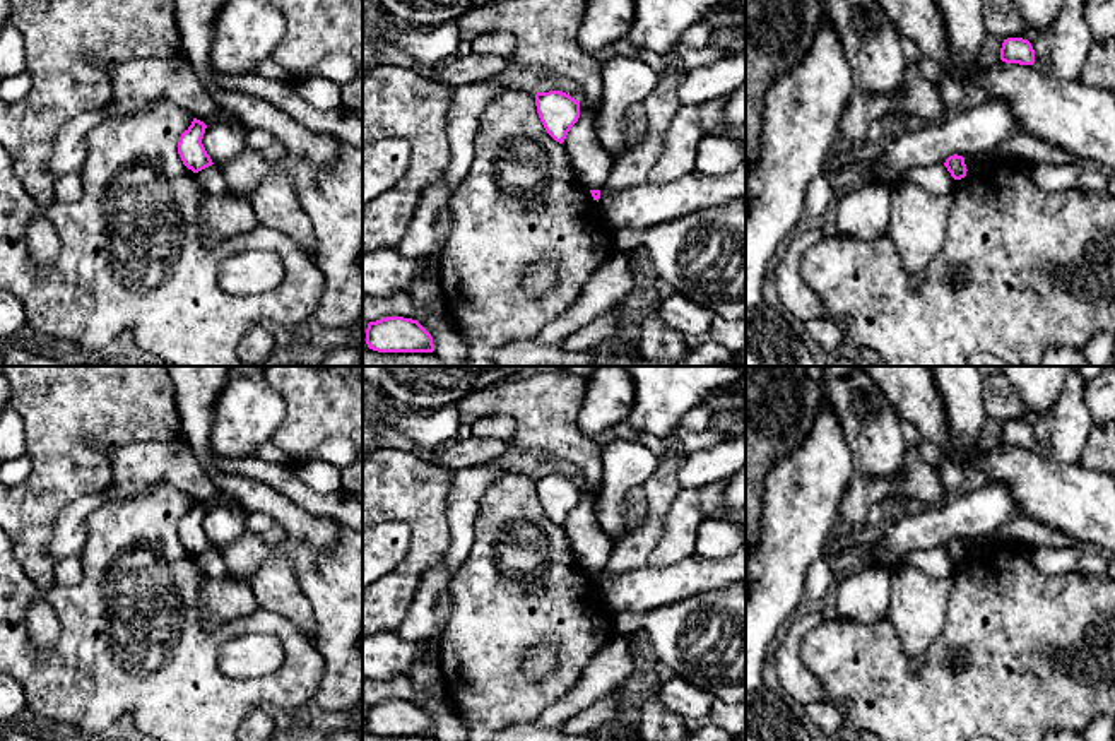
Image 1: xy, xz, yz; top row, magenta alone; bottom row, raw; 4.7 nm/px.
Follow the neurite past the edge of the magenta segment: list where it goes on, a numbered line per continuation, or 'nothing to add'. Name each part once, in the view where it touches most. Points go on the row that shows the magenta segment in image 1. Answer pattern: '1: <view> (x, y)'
nothing to add

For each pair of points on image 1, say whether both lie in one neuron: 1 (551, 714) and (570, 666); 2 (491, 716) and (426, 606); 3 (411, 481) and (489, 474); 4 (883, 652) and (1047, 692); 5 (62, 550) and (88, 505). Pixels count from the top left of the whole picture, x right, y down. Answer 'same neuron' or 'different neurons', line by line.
1: different neurons
2: different neurons
3: different neurons
4: same neuron
5: same neuron

